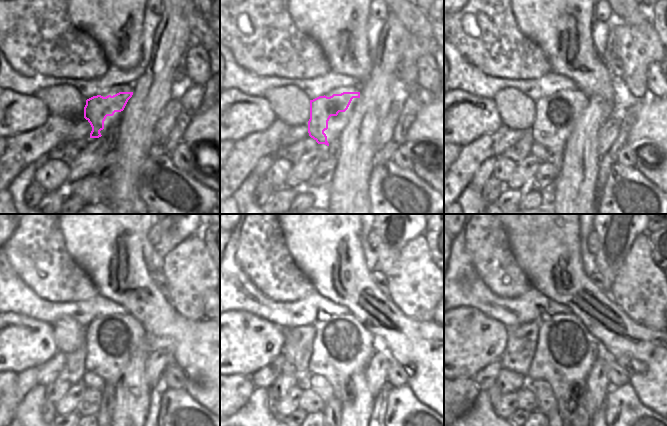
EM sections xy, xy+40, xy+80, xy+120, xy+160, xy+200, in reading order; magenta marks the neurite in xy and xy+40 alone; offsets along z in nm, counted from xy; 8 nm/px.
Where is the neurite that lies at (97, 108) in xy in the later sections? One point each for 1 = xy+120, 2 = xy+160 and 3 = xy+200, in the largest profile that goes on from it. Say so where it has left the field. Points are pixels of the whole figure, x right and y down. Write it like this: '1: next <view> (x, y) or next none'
1: next xy+120 (97, 330)
2: next xy+160 (325, 330)
3: next xy+200 (540, 366)

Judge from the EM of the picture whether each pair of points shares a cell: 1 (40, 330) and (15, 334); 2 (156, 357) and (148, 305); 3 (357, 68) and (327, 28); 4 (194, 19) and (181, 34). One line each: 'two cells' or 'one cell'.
1: one cell
2: two cells
3: one cell
4: two cells

